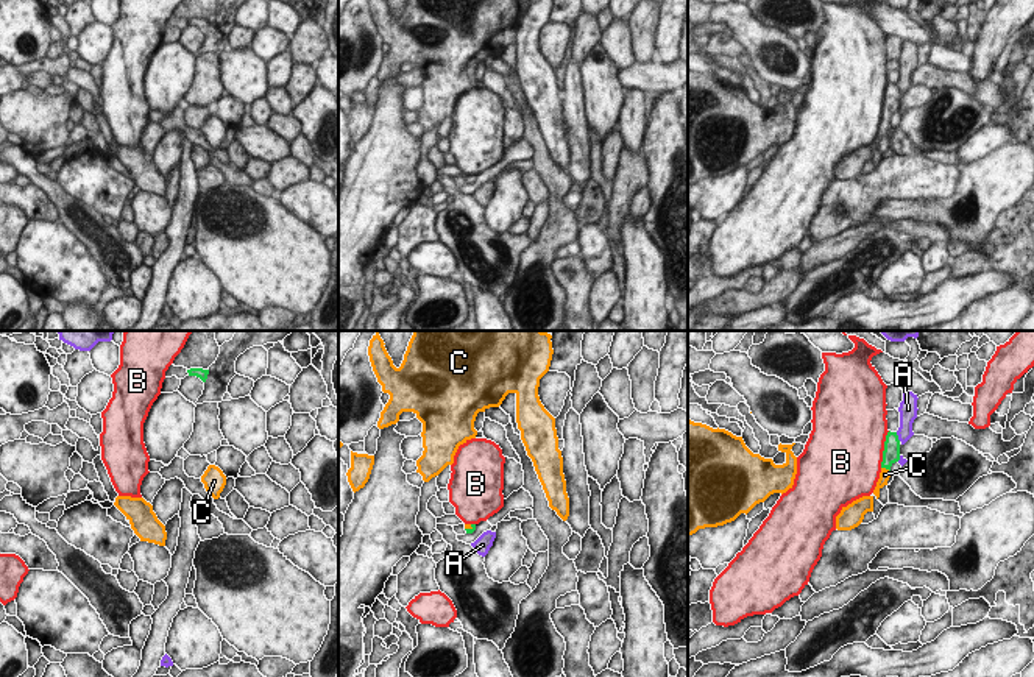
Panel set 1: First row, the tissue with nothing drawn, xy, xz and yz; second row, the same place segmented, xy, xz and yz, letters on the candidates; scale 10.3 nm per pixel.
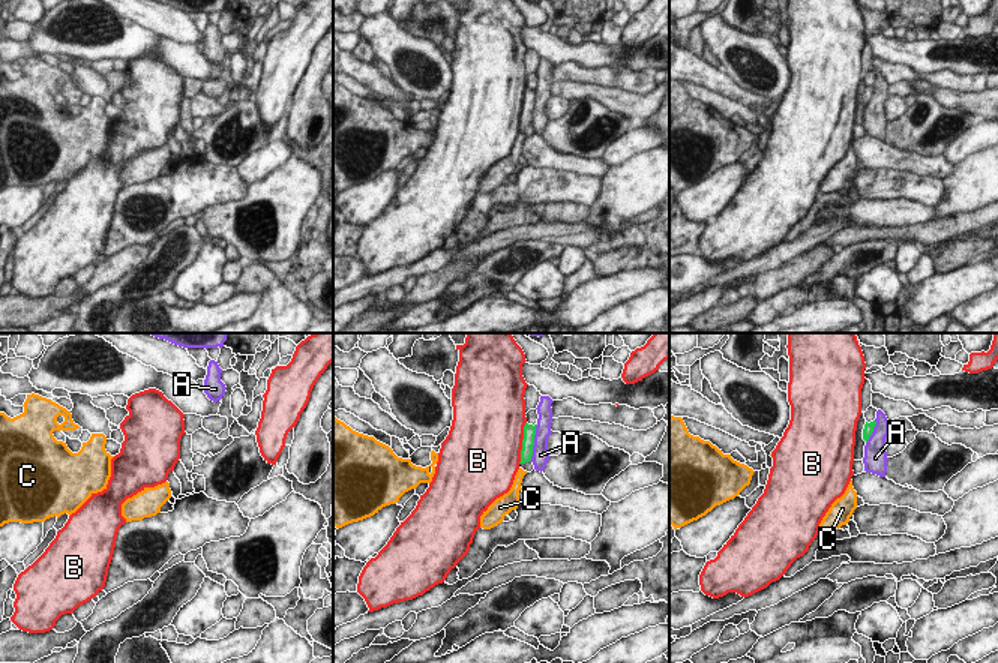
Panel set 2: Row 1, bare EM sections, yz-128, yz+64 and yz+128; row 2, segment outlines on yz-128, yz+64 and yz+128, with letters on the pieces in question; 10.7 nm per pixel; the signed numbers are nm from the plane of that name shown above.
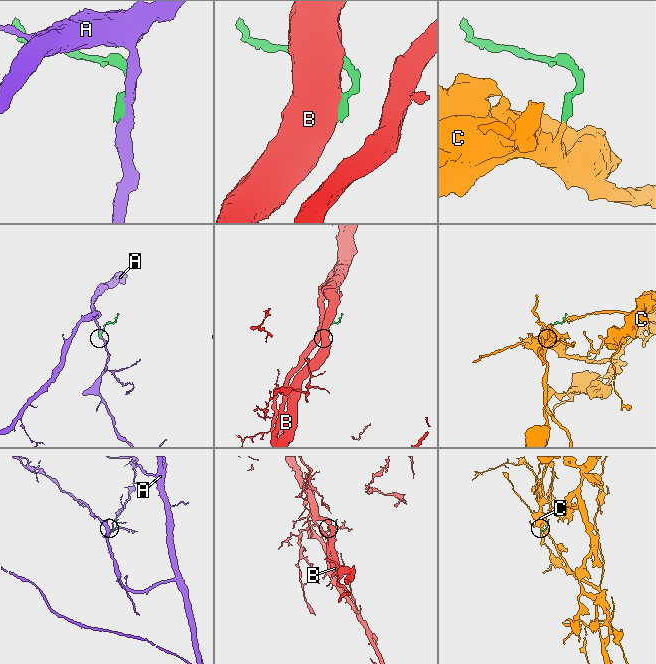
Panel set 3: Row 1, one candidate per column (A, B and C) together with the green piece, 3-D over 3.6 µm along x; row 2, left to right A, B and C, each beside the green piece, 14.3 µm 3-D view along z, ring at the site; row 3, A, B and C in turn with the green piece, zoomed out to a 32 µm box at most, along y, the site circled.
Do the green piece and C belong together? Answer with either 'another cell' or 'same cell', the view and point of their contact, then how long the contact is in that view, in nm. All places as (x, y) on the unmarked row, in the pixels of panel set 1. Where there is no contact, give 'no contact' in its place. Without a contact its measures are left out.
same cell | yz (886, 119) | 110 nm

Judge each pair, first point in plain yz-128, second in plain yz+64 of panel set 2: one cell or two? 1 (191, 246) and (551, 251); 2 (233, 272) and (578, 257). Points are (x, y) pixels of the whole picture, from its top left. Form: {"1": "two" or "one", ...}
{"1": "one", "2": "one"}

